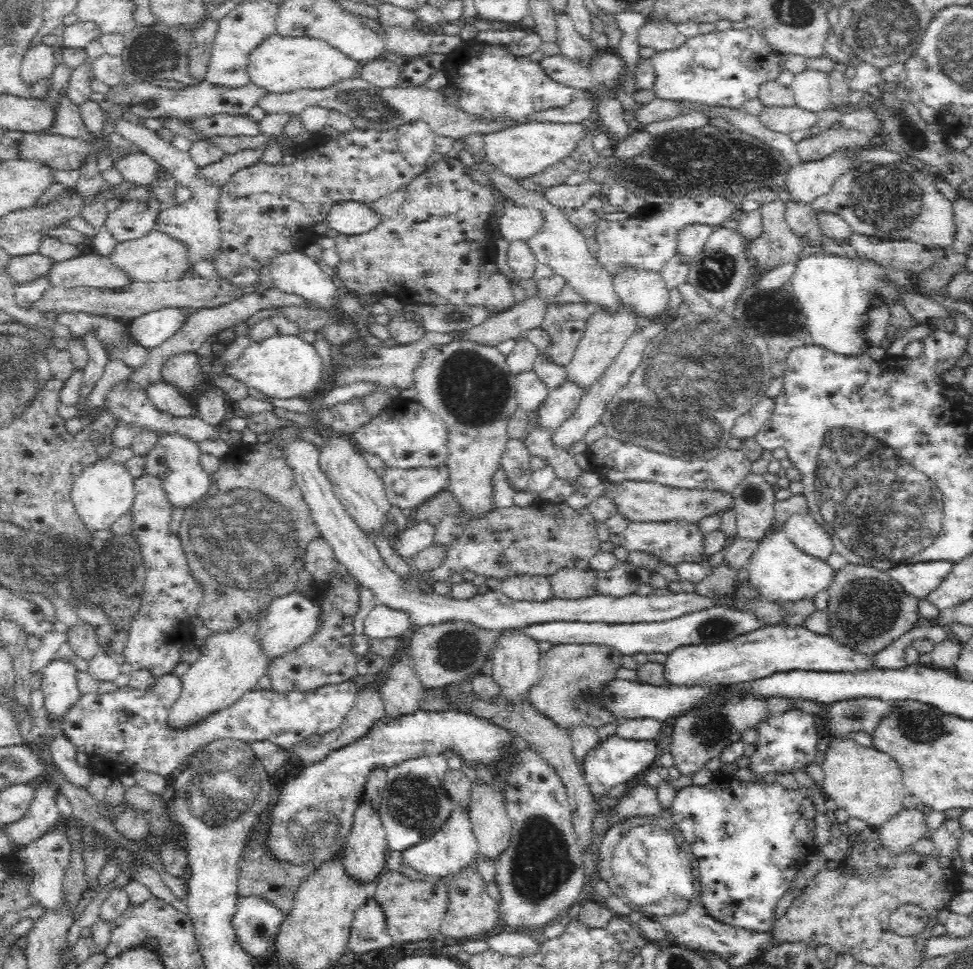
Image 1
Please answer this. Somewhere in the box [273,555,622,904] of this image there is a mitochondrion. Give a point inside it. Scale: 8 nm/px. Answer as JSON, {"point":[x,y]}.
{"point":[313,828]}

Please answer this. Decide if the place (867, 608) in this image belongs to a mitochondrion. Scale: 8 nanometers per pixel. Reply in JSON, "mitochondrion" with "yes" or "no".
{"mitochondrion":"yes"}

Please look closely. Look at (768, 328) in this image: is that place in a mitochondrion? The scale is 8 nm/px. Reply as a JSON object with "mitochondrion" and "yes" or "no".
{"mitochondrion":"yes"}

